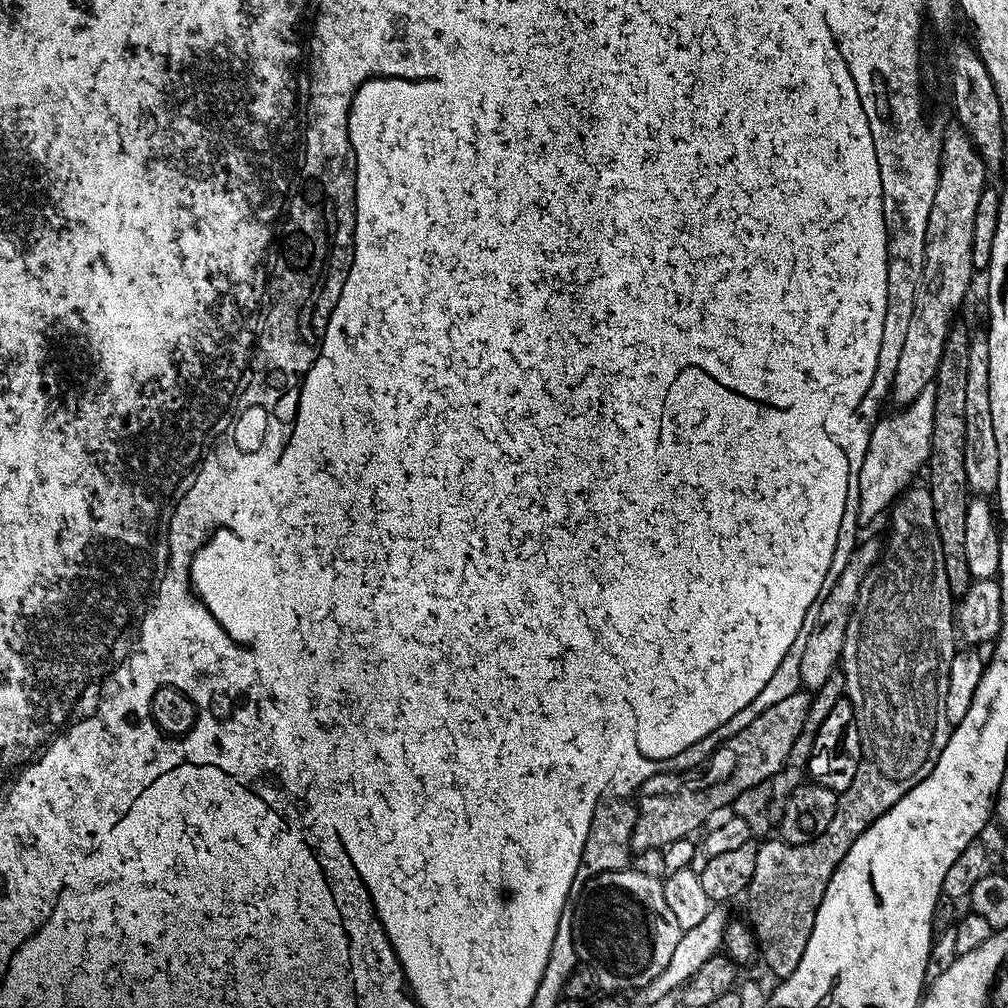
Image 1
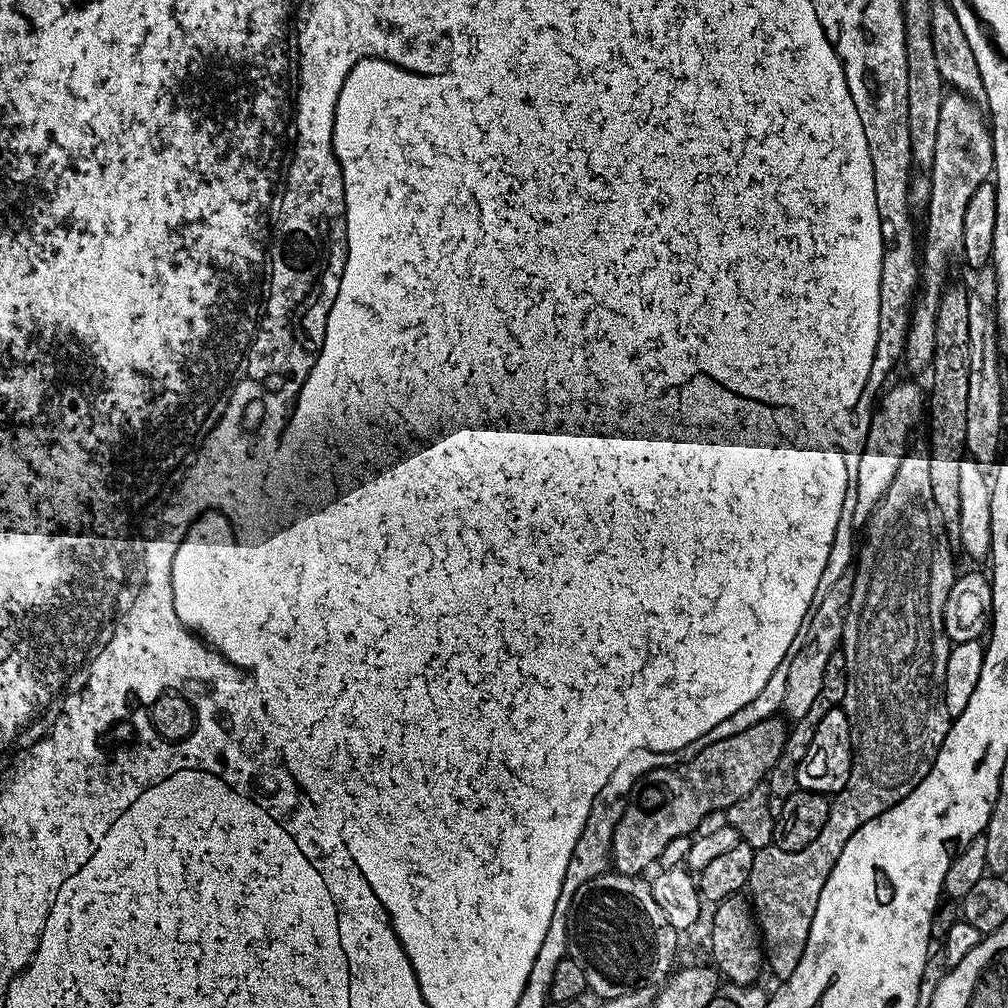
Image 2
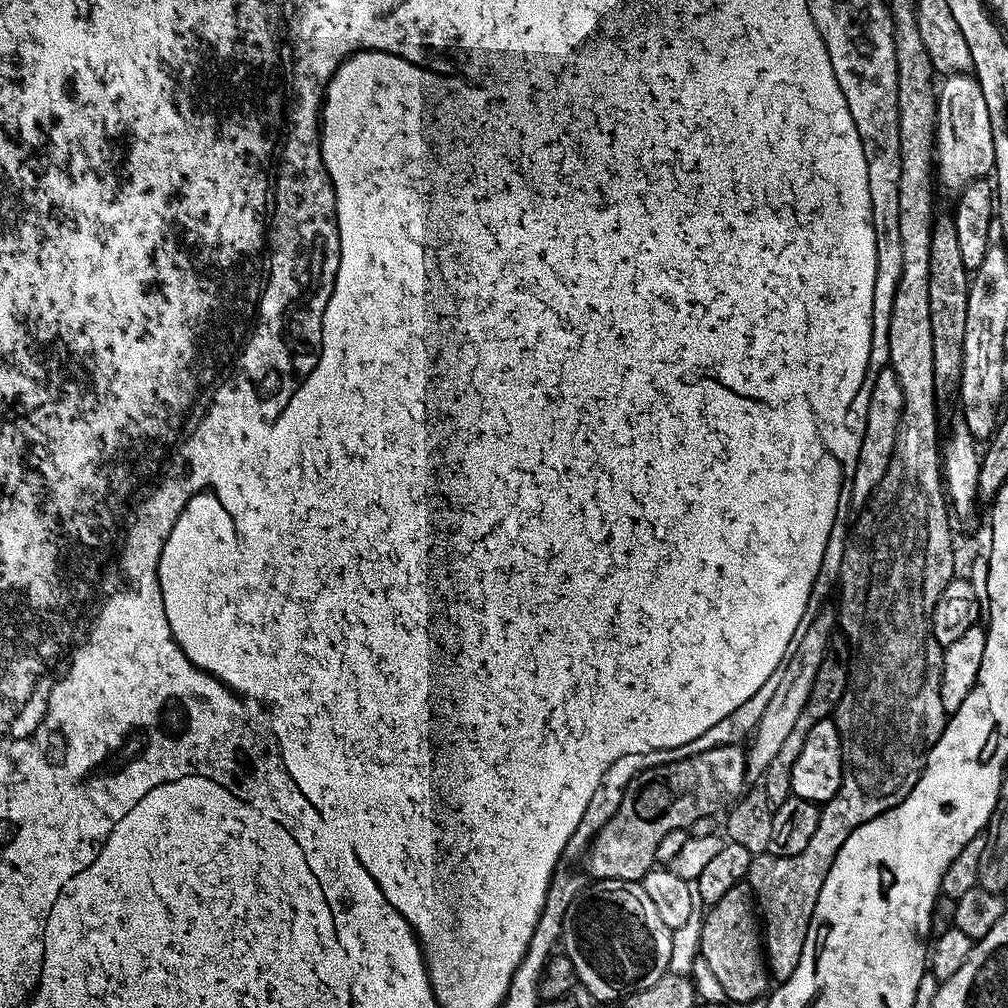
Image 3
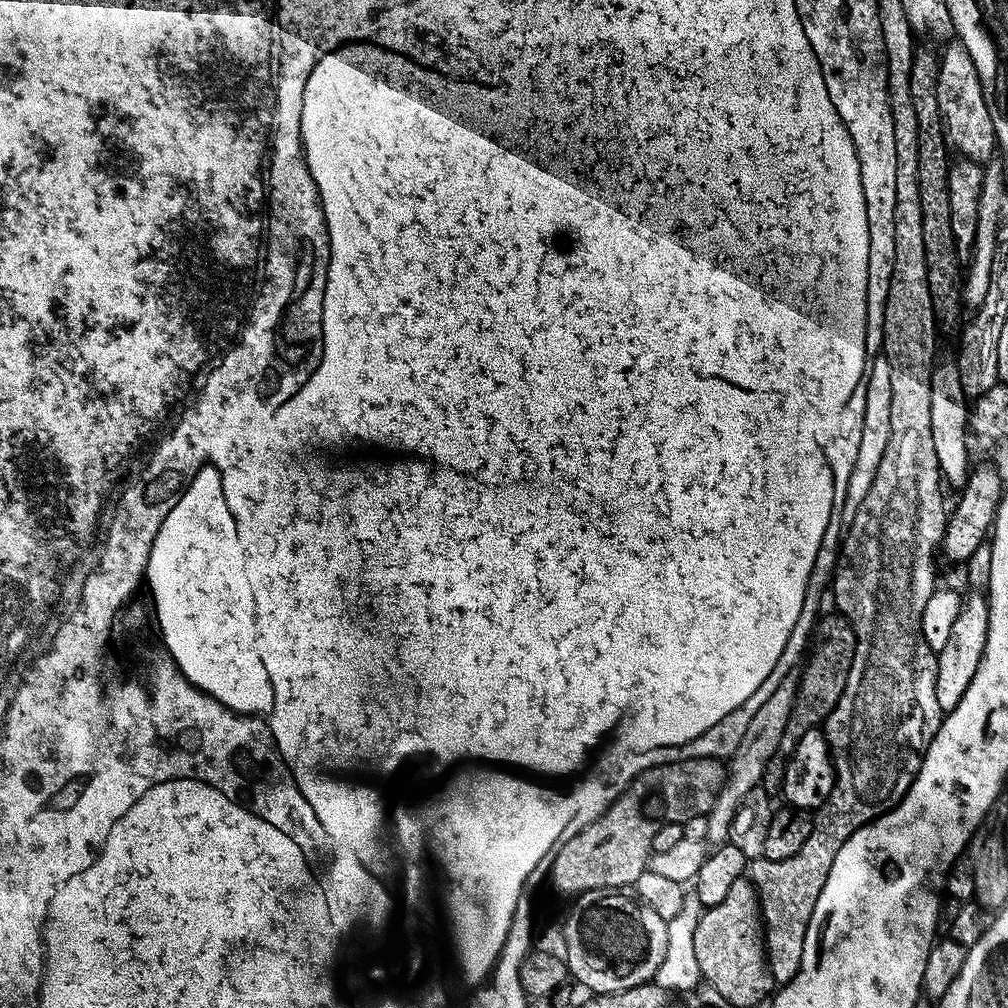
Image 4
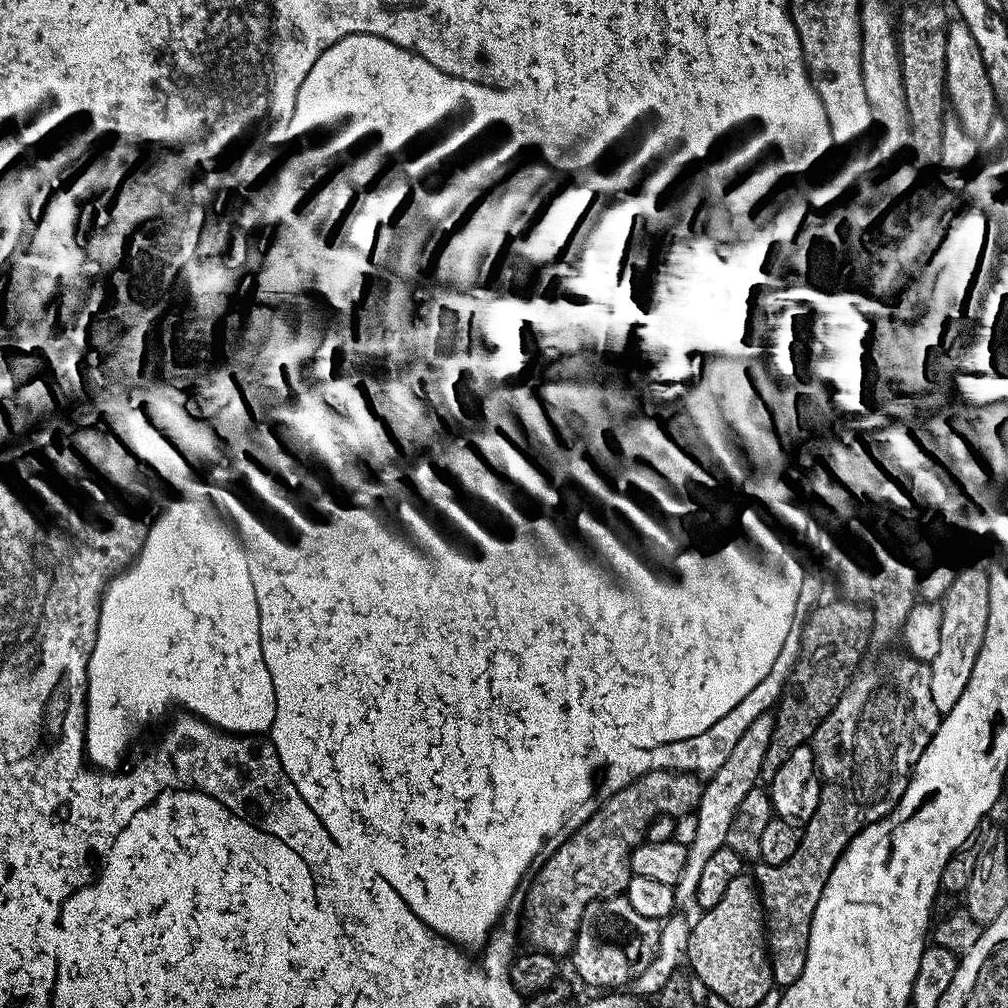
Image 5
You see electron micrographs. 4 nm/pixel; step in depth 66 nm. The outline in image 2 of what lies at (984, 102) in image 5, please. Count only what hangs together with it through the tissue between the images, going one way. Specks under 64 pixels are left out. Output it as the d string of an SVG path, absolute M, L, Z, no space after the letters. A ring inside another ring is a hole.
M955 90L949 91L942 102L942 115L938 117L938 138L934 141L934 162L930 169L930 198L926 215L928 215L928 225L922 228L922 271L918 282L921 288L918 299L910 312L910 323L908 325L908 336L904 339L903 359L908 360L912 368L927 369L934 358L934 322L938 314L938 302L949 283L948 267L952 260L959 261L962 257L962 226L966 219L966 206L970 203L970 198L974 195L974 190L978 186L989 183L993 175L994 166L994 146L992 145L992 133L989 123L985 117L976 113L977 105L973 101L967 100L963 94Z

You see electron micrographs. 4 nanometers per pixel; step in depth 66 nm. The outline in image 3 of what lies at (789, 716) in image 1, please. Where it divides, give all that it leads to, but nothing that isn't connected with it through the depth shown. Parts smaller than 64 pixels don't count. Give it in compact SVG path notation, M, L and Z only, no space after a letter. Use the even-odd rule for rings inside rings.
M714 744L710 750L702 750L693 756L681 756L679 758L665 759L663 764L646 768L643 772L637 772L636 777L632 779L624 787L624 797L618 806L618 810L611 816L607 822L596 831L596 836L592 839L592 843L588 845L586 853L586 861L588 860L588 872L592 875L593 881L598 880L634 880L643 881L644 875L652 871L656 864L656 851L658 850L658 842L662 842L662 838L666 838L666 834L671 834L674 830L683 828L691 829L694 822L698 822L698 818L706 818L707 816L716 816L723 813L725 809L736 803L746 791L746 777L748 775L748 767L746 766L746 752L740 744Z

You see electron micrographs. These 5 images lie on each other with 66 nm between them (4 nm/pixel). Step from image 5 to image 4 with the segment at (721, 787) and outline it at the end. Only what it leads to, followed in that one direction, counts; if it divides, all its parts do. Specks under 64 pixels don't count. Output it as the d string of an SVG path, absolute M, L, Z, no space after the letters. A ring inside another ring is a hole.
M789 674L786 678L775 681L774 687L764 696L762 706L758 706L758 714L750 718L750 726L746 726L746 734L742 742L738 742L738 746L727 761L724 785L707 815L709 845L719 846L727 841L730 822L738 806L746 798L746 794L750 794L750 790L761 787L770 758L778 755L781 751L780 743L783 742L784 736L789 735L788 723L796 705L797 691L798 680L795 675Z

